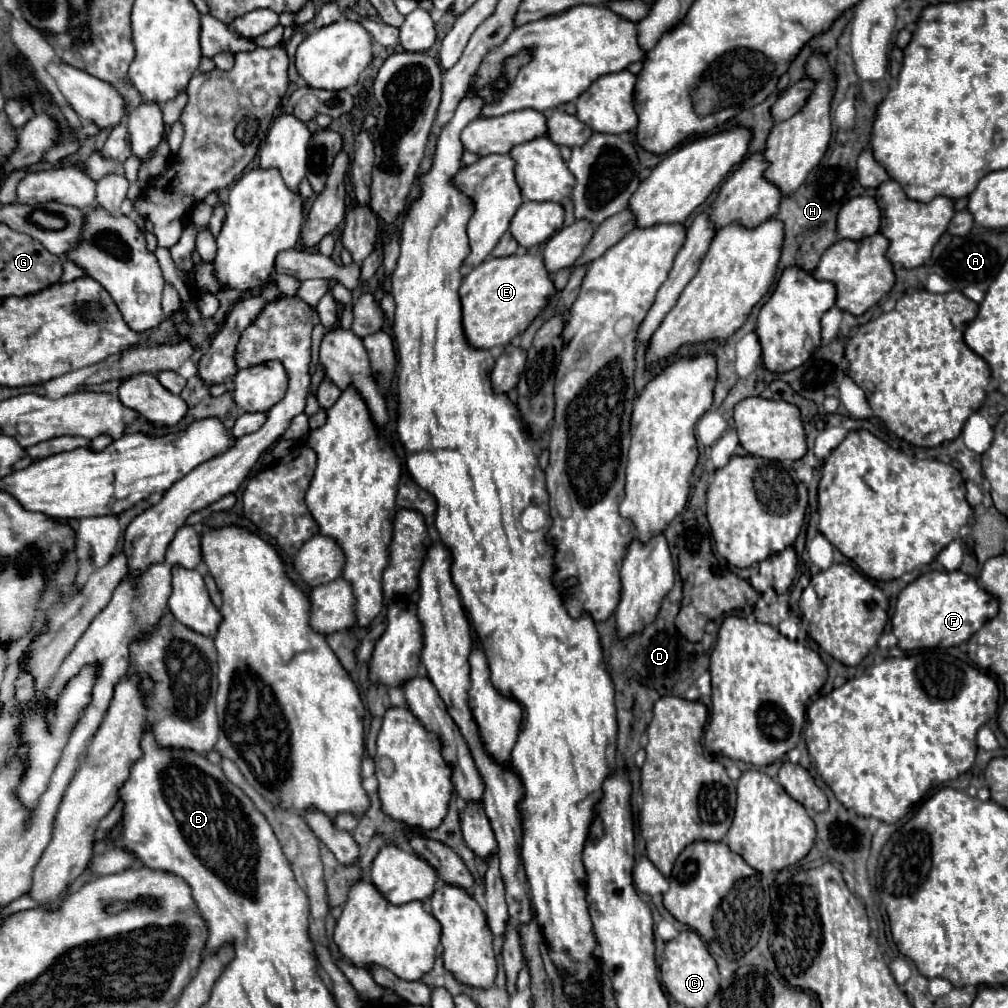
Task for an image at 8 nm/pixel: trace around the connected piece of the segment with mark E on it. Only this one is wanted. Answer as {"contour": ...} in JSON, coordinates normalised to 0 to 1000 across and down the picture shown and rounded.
{"contour":[[[522,251],[518,255],[486,255],[474,265],[470,265],[456,283],[458,297],[458,322],[466,344],[488,346],[494,342],[504,342],[514,334],[536,309],[542,299],[550,293],[550,281],[538,263],[534,253]]]}

